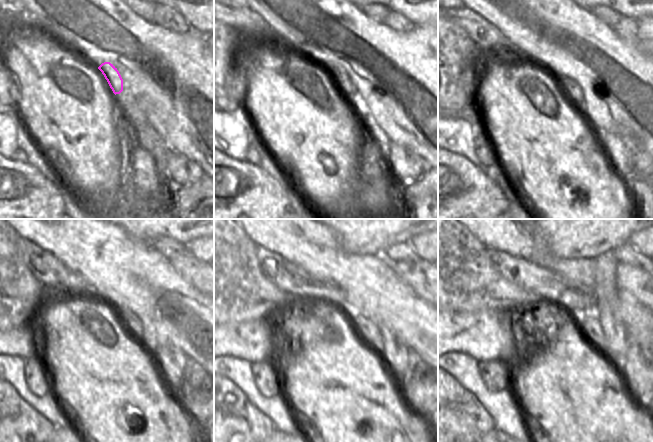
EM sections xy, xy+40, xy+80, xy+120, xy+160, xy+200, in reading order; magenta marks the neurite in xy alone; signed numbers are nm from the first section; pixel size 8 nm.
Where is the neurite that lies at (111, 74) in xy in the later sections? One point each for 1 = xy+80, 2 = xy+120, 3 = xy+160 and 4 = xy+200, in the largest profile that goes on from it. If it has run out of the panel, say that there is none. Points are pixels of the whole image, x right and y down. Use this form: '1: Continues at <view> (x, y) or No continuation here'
1: Continues at xy+80 (573, 91)
2: Continues at xy+120 (133, 323)
3: Continues at xy+160 (369, 331)
4: Continues at xy+200 (591, 327).

